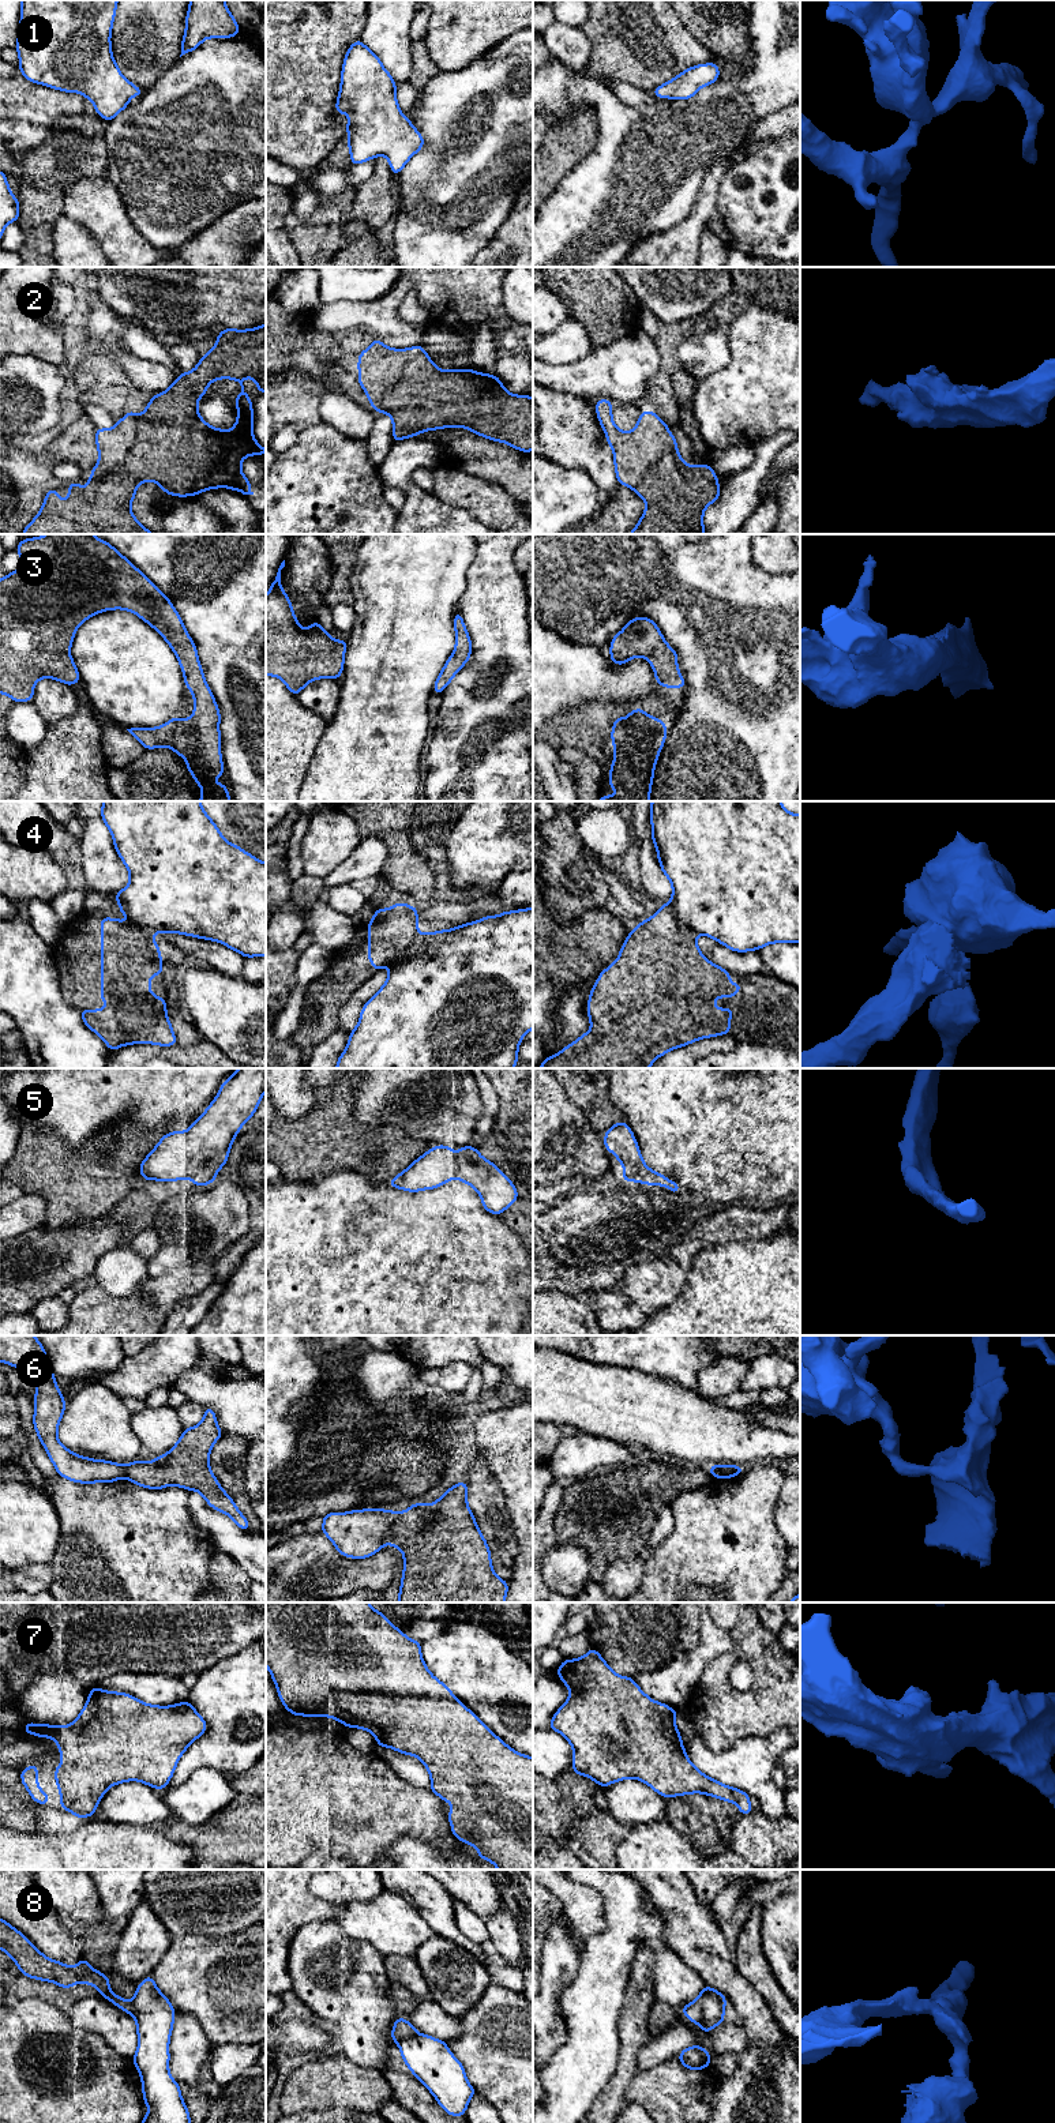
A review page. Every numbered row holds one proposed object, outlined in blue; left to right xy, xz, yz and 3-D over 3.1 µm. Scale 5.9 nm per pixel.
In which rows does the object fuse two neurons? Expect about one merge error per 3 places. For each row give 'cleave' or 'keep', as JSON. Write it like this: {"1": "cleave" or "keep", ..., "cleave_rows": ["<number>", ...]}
{"1": "keep", "2": "keep", "3": "keep", "4": "cleave", "5": "keep", "6": "cleave", "7": "keep", "8": "cleave", "cleave_rows": ["4", "6", "8"]}

